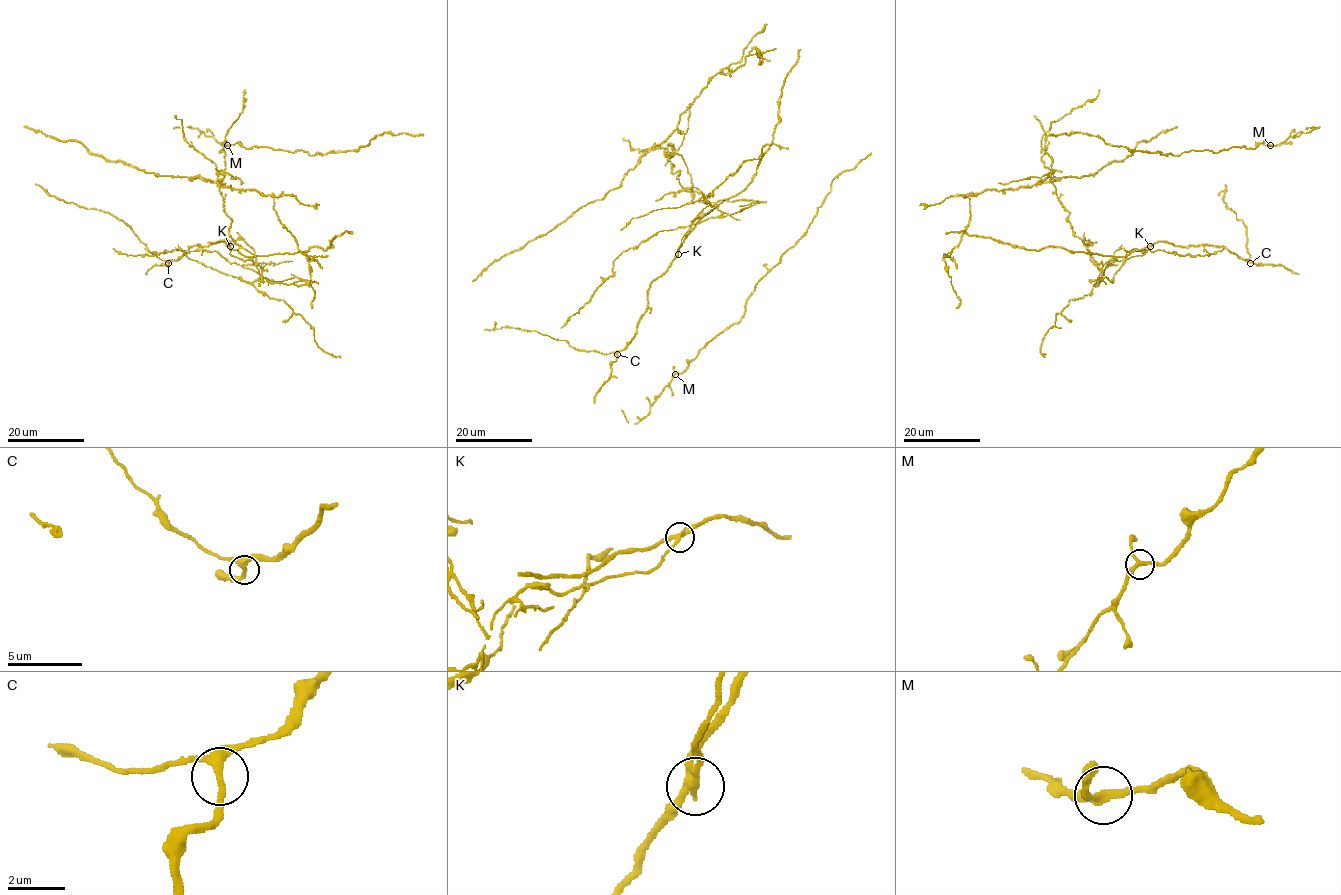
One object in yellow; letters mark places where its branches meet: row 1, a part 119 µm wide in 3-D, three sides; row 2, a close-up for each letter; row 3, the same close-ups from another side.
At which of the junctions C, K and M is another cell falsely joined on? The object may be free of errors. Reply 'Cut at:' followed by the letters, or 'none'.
Cut at: K

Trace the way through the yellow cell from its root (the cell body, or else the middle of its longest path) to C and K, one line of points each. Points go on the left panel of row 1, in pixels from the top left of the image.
C: (224, 201), (224, 211), (231, 220), (231, 238), (262, 268), (224, 242), (195, 244), (168, 263)
K: (224, 201), (224, 211), (231, 220), (231, 238), (250, 251), (262, 268), (230, 246)

